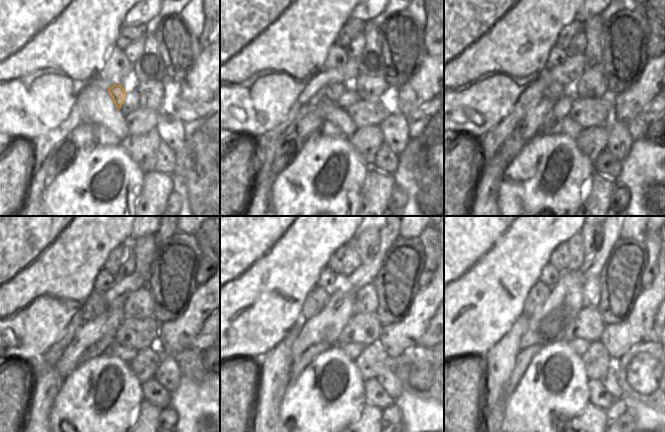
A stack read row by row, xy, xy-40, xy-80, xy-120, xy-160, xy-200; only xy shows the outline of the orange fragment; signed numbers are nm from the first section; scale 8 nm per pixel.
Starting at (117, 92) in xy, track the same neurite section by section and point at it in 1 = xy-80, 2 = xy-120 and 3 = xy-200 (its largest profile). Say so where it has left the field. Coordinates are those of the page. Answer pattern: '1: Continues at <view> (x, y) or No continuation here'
1: Continues at xy-80 (555, 91)
2: Continues at xy-120 (95, 305)
3: Continues at xy-200 (538, 294)

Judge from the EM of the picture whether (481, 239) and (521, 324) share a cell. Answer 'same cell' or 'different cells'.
different cells

